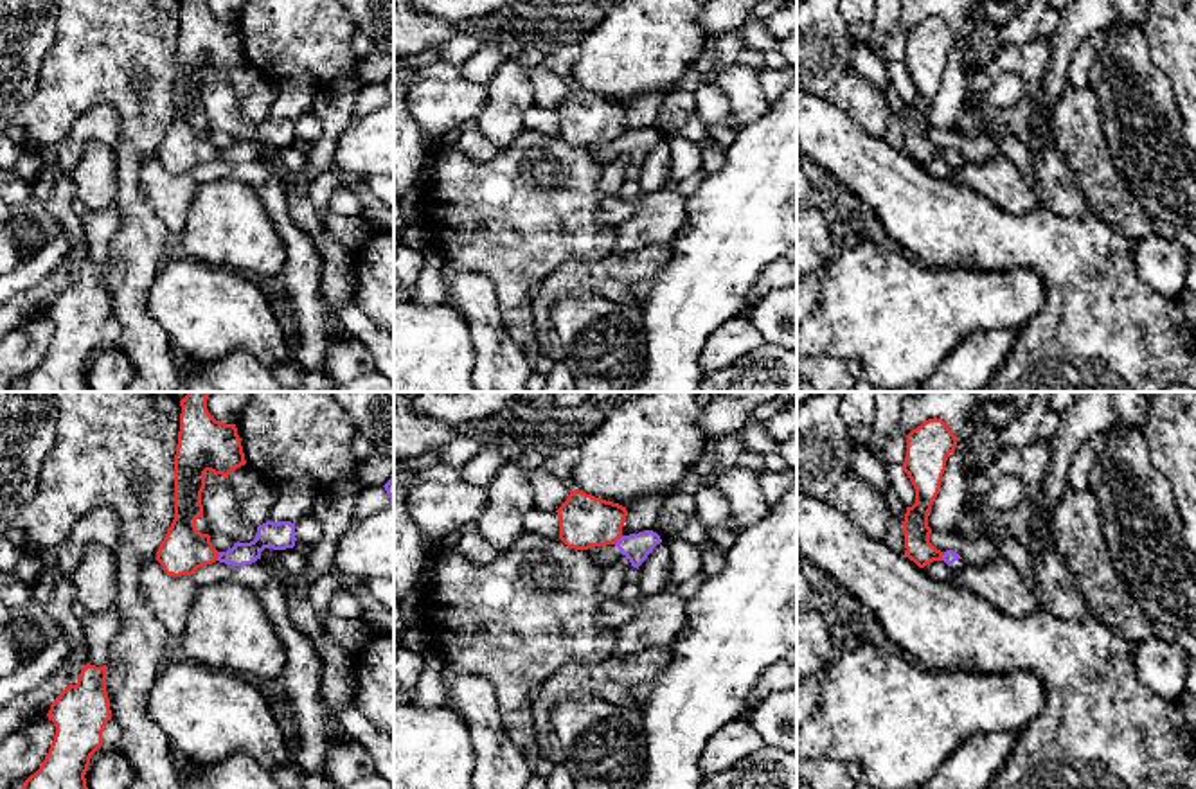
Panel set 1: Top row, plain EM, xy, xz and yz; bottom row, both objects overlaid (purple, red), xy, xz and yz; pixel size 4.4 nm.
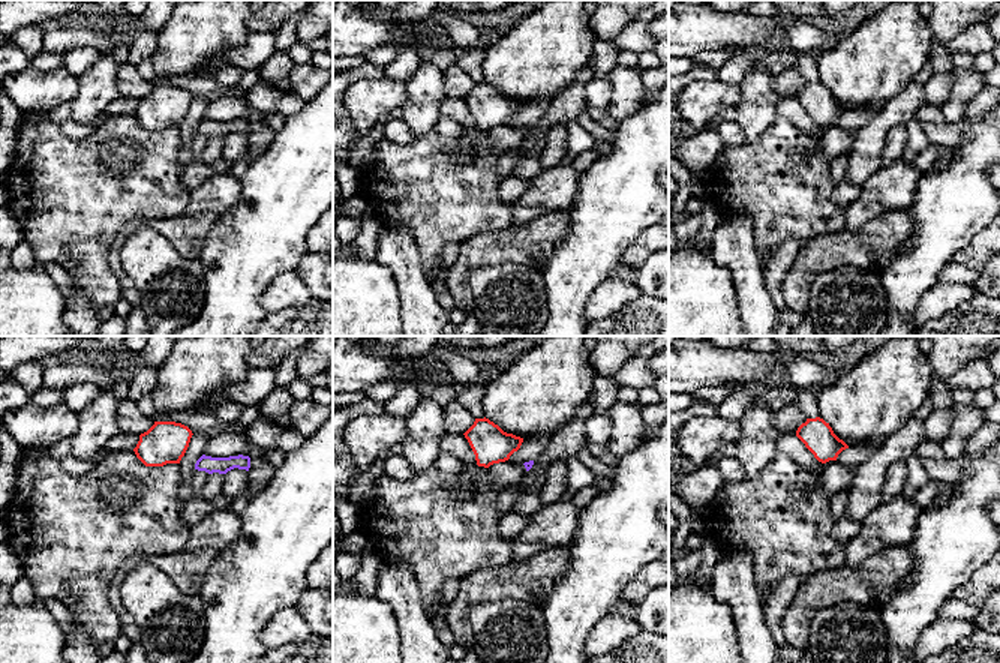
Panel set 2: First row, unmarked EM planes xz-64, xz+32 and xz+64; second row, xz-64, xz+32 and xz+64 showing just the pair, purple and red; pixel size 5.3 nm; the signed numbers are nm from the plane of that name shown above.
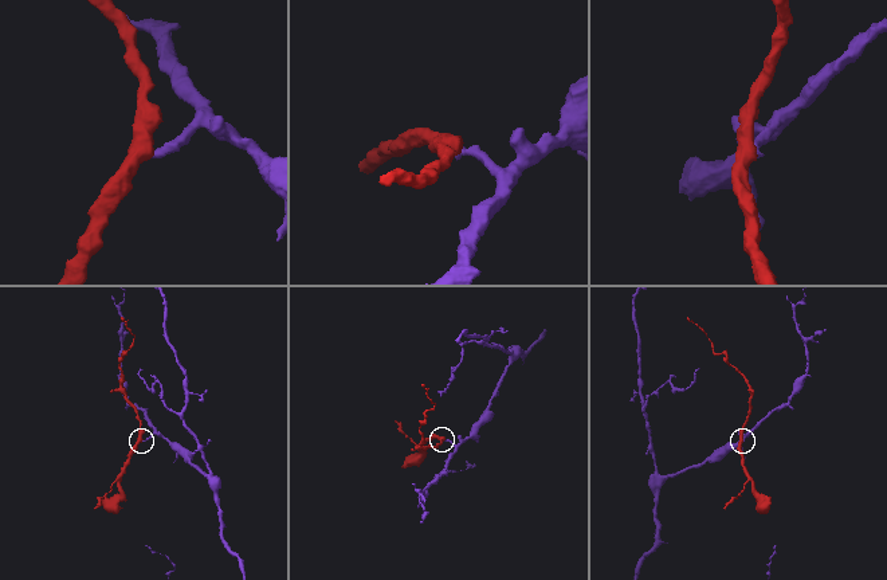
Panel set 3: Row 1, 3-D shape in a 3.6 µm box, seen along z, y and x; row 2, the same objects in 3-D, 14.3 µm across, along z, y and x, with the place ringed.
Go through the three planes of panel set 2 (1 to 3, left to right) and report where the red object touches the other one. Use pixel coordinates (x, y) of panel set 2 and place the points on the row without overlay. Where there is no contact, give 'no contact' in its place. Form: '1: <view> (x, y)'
1: no contact
2: no contact
3: no contact

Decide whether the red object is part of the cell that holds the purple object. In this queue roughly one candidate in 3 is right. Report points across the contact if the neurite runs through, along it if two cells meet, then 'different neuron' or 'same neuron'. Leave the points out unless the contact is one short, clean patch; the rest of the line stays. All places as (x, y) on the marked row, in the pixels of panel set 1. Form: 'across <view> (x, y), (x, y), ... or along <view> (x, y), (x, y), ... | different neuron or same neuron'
along xy (220, 552), (216, 559) | different neuron

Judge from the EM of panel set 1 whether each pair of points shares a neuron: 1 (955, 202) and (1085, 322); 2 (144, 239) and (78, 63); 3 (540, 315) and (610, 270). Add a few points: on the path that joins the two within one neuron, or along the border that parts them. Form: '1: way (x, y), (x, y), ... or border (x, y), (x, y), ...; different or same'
1: way (993, 239), (1026, 241), (1069, 284); same
2: way (128, 195), (130, 110), (123, 103); same
3: way (551, 295), (567, 279), (590, 277); same

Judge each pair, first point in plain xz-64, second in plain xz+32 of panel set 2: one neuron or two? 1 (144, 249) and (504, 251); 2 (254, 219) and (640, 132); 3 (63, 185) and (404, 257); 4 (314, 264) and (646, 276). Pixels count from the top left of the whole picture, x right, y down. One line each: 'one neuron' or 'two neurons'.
1: two neurons
2: one neuron
3: two neurons
4: one neuron

